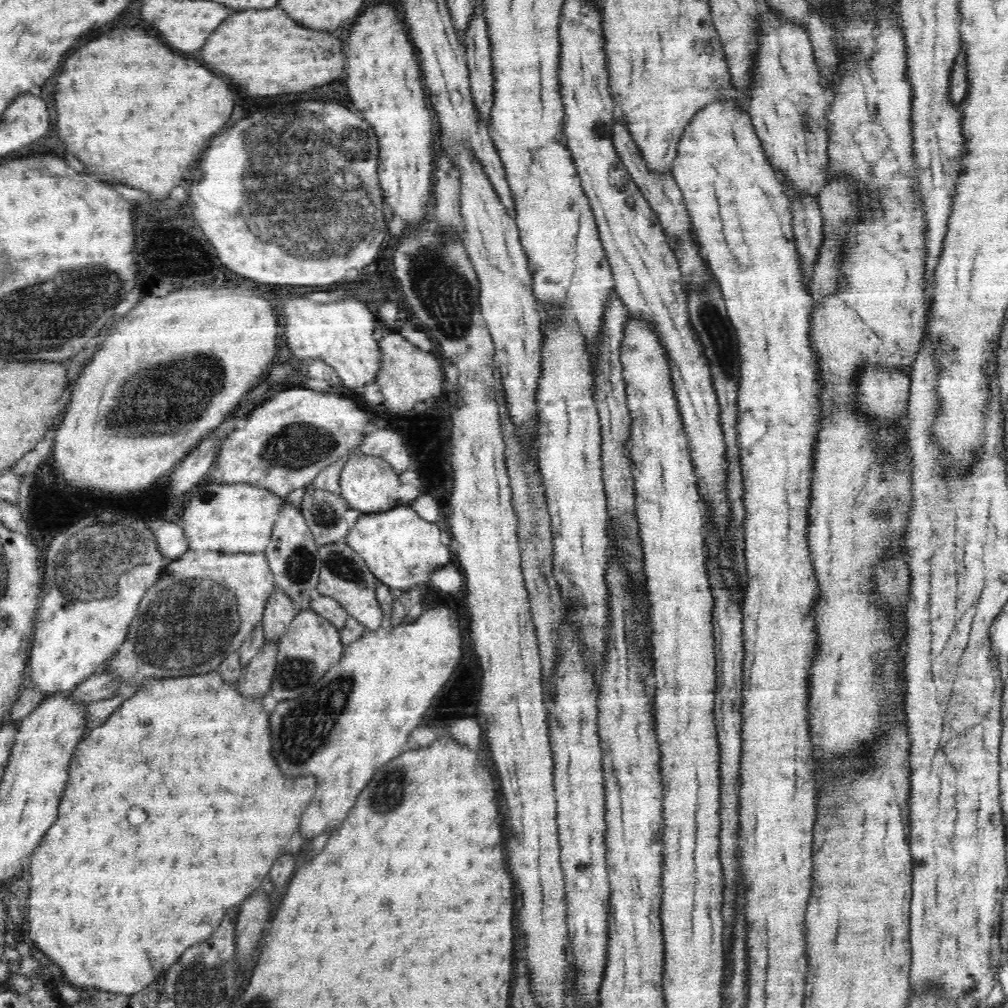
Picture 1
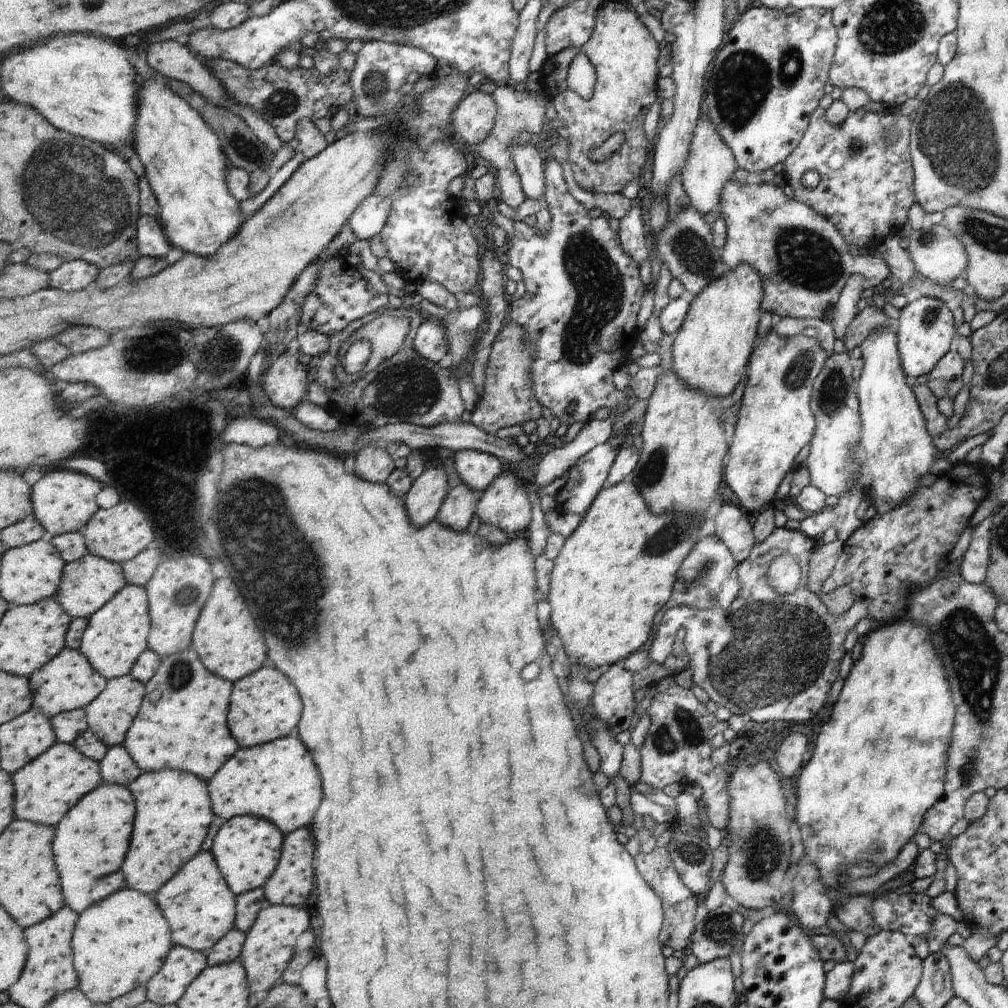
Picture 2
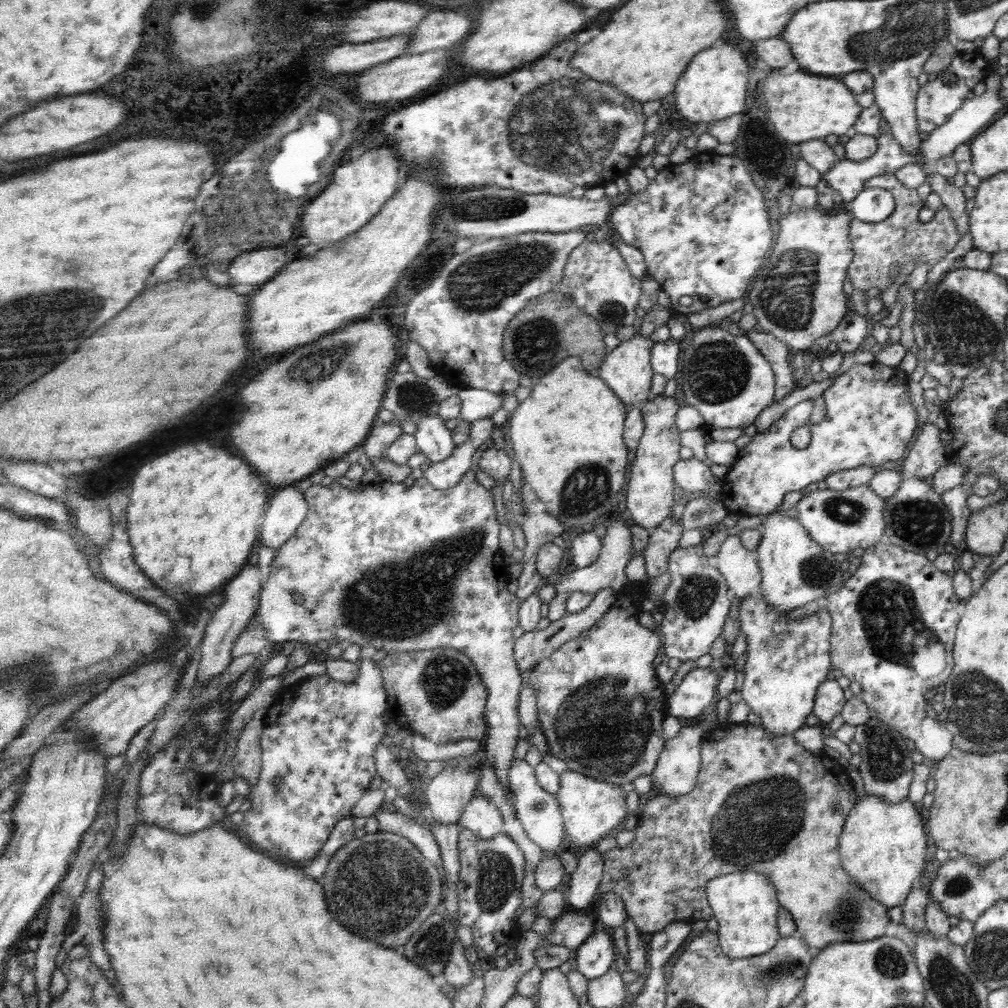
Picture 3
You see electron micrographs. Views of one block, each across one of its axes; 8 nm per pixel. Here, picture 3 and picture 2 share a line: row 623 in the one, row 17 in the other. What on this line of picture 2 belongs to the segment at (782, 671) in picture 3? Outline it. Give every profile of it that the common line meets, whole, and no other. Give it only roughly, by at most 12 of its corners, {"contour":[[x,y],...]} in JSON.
{"contour":[[749,6],[711,68],[741,172],[799,146],[837,46],[830,11]]}

